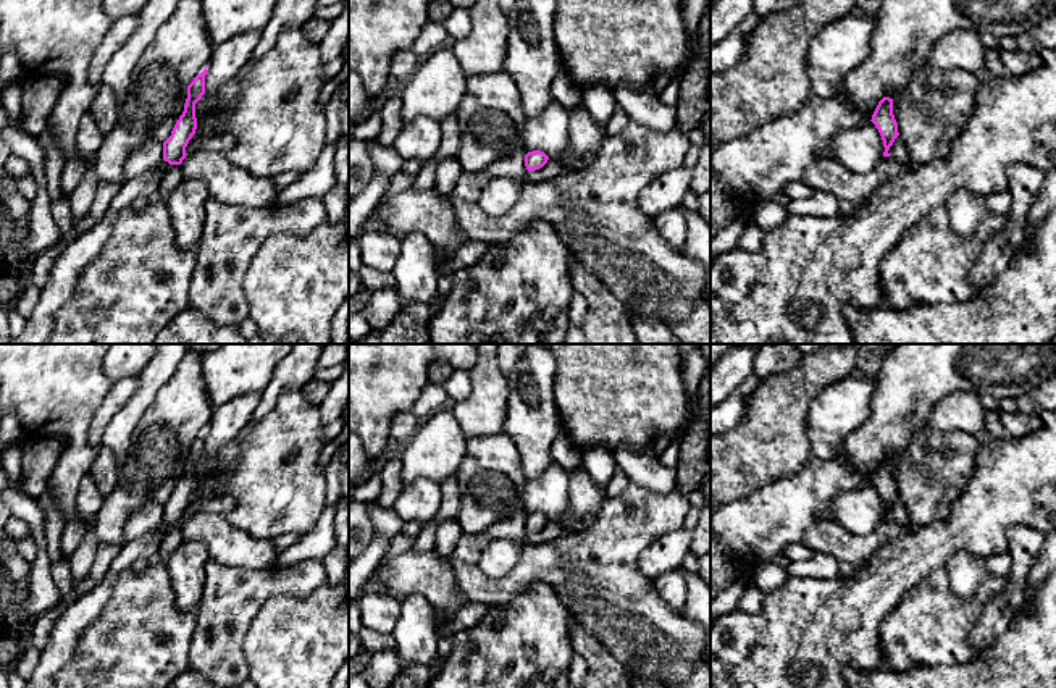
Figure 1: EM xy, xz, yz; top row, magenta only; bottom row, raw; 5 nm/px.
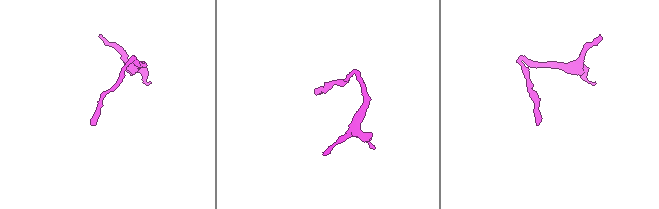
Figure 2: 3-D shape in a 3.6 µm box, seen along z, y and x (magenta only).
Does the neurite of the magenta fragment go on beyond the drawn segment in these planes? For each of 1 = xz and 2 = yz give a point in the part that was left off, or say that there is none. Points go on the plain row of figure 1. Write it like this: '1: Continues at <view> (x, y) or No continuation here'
1: No continuation here
2: No continuation here

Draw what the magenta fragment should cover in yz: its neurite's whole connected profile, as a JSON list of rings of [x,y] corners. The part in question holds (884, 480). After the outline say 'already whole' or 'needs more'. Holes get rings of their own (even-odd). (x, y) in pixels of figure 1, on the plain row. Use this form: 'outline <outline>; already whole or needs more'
outline [[[883,459],[870,481],[875,489],[878,491],[882,502],[883,502],[883,518],[890,518],[888,512],[893,507],[895,501],[899,497],[898,485],[893,476],[893,460]]]; already whole

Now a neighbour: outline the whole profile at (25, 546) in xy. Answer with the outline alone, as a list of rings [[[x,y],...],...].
[[[27,535],[24,538],[16,539],[13,552],[23,556],[27,562],[34,562],[37,556],[37,546],[32,536]]]

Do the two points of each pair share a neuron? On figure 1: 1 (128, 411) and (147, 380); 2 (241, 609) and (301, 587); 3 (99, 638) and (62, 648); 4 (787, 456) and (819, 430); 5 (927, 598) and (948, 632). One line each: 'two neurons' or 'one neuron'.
1: one neuron
2: one neuron
3: two neurons
4: two neurons
5: one neuron

